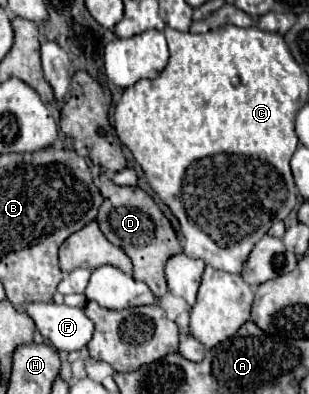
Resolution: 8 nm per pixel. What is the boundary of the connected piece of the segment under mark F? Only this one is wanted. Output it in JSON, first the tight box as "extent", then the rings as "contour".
{"extent":[25,303,93,351],"contour":[[[29,303],[25,311],[33,317],[45,341],[59,351],[81,351],[93,337],[93,321],[79,307],[65,303]]]}

